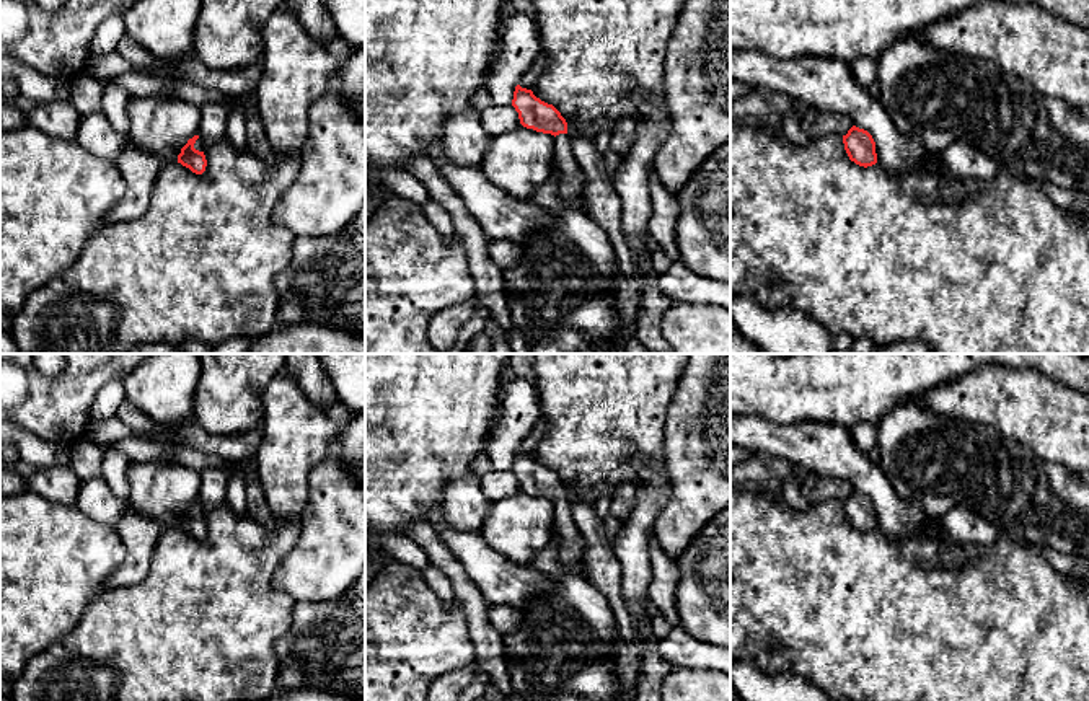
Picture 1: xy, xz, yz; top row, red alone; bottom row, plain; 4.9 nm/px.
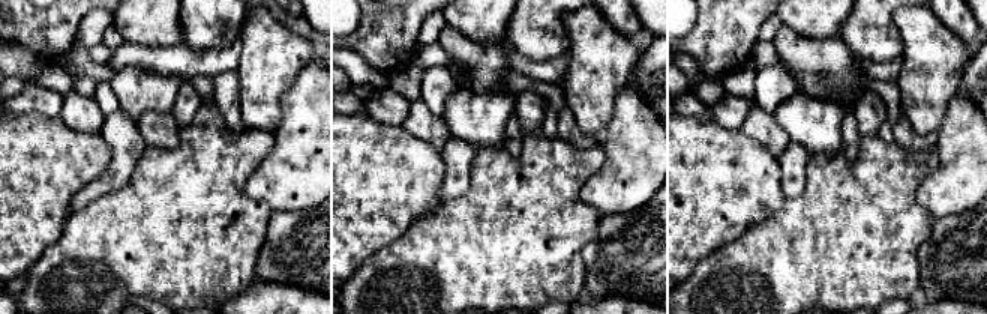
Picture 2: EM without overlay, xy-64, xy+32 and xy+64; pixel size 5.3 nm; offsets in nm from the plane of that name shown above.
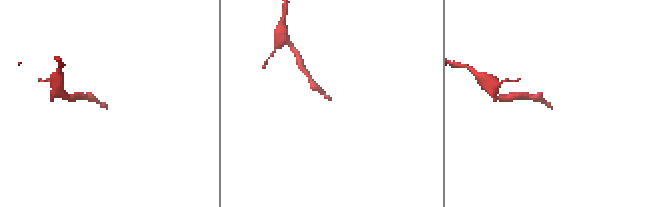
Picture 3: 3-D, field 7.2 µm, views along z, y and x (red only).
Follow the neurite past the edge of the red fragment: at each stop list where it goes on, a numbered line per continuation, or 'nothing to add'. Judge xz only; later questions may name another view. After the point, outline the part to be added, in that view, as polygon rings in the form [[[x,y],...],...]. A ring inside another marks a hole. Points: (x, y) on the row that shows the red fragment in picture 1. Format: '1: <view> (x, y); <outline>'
1: xz (573, 183); [[[569,134],[554,137],[554,163],[561,173],[558,194],[567,204],[579,205],[585,210],[585,178],[574,158]]]

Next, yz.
nothing to add

